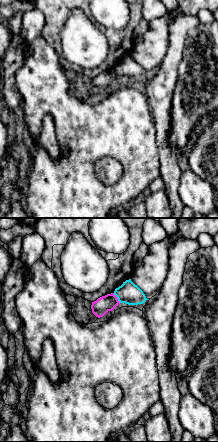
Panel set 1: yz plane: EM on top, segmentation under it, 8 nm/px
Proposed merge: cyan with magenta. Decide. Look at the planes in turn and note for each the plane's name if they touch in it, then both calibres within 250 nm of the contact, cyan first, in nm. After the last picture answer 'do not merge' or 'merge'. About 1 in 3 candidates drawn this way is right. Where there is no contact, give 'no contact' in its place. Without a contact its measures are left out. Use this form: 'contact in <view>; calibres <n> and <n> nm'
contact in yz; calibres 170 and 140 nm

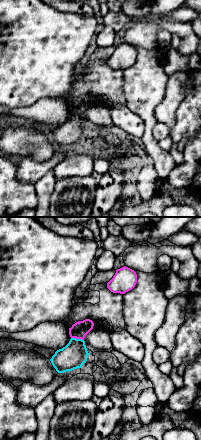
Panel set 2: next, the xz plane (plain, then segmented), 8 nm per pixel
contact in xz; calibres 200 and 140 nm

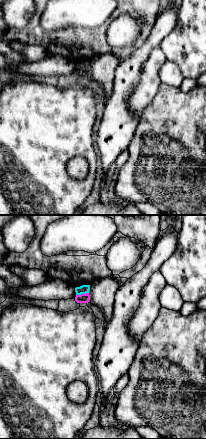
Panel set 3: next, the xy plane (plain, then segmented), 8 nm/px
contact in xy; calibres 70 and 80 nm

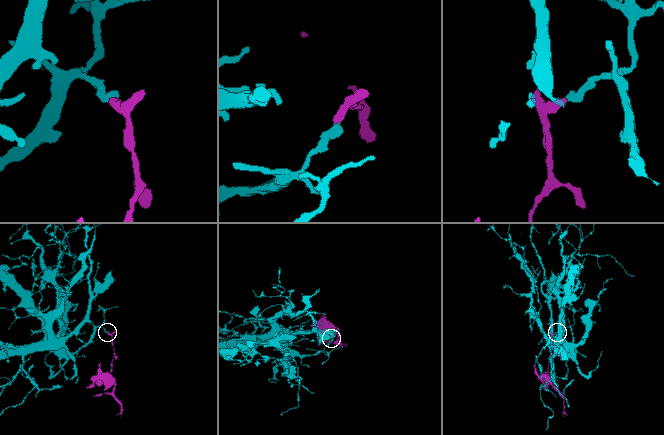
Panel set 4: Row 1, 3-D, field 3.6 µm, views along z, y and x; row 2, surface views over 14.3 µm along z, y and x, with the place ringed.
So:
do not merge

